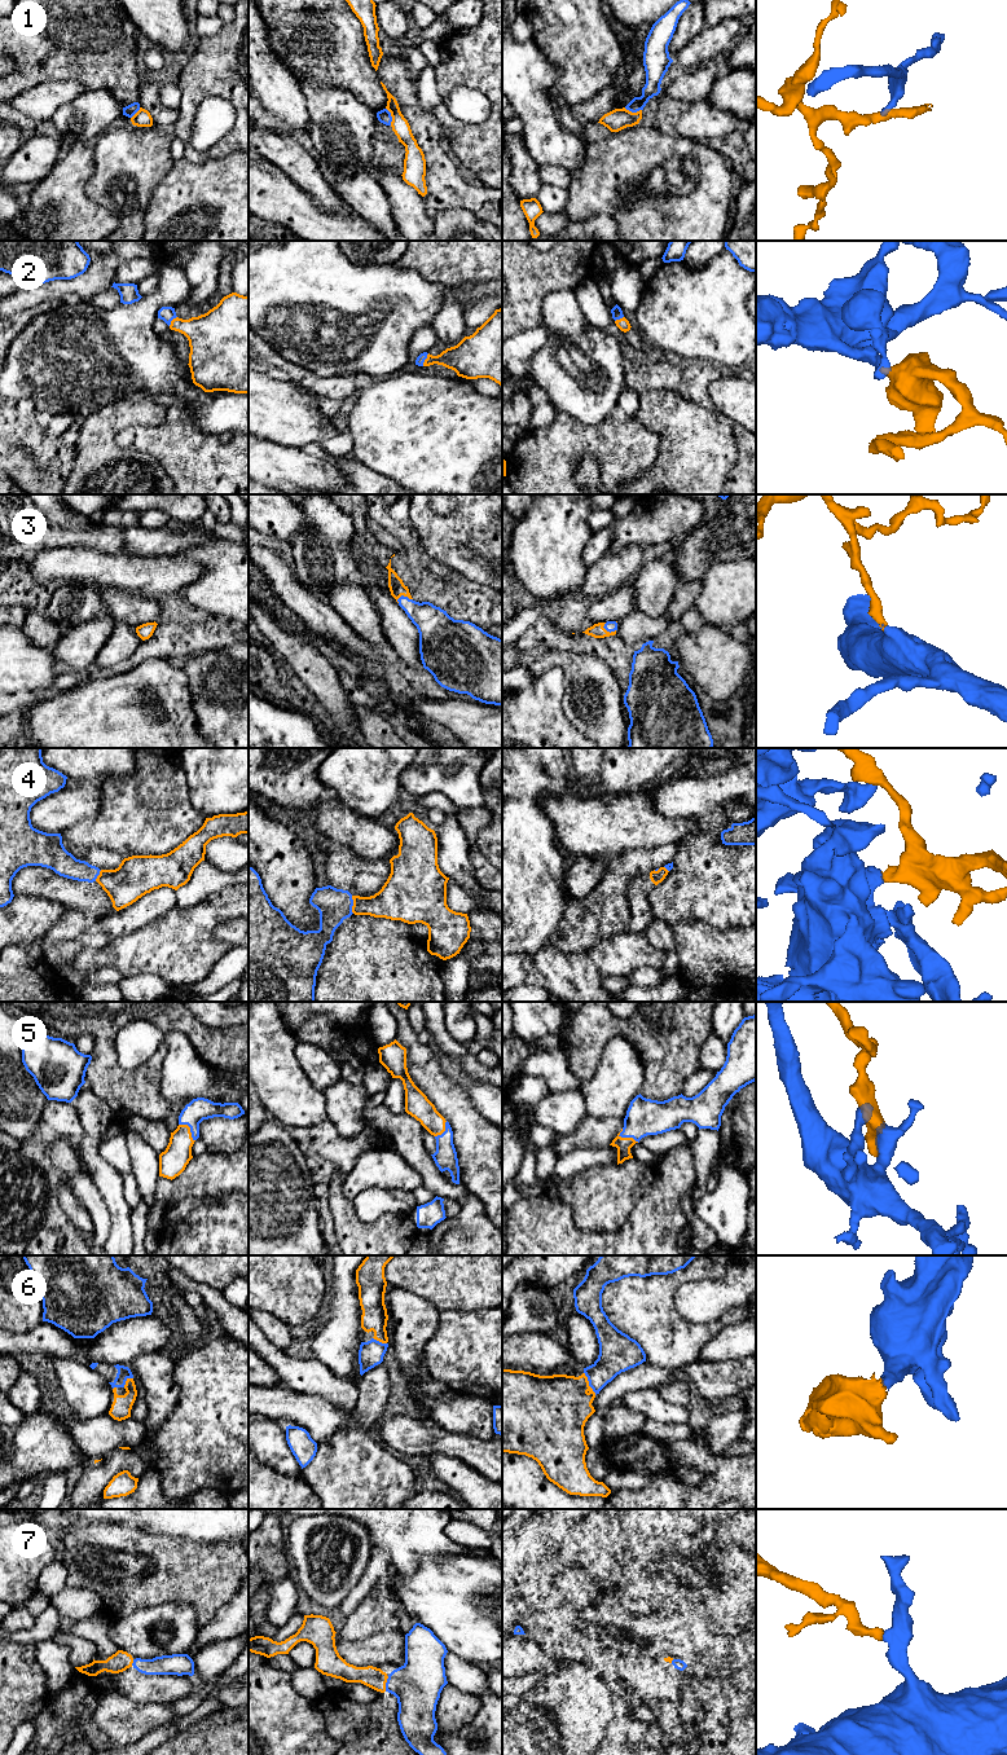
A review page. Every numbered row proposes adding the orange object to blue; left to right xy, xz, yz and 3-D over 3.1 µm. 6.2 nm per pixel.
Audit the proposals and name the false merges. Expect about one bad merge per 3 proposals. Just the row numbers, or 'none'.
1

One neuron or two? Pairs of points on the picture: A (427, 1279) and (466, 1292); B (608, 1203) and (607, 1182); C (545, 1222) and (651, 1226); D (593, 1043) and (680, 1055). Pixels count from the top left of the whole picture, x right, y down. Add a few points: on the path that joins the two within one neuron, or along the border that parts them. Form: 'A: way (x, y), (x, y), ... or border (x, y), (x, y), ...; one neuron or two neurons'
A: way (436, 1279), (453, 1279), (457, 1283); one neuron
B: way (607, 1197), (607, 1187); one neuron
C: way (571, 1241), (625, 1241); one neuron
D: way (615, 1029), (650, 1029), (658, 1034); one neuron

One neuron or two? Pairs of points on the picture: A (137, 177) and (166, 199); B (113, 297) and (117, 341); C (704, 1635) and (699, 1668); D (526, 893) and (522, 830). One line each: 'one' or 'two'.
A: two
B: two
C: two
D: one

